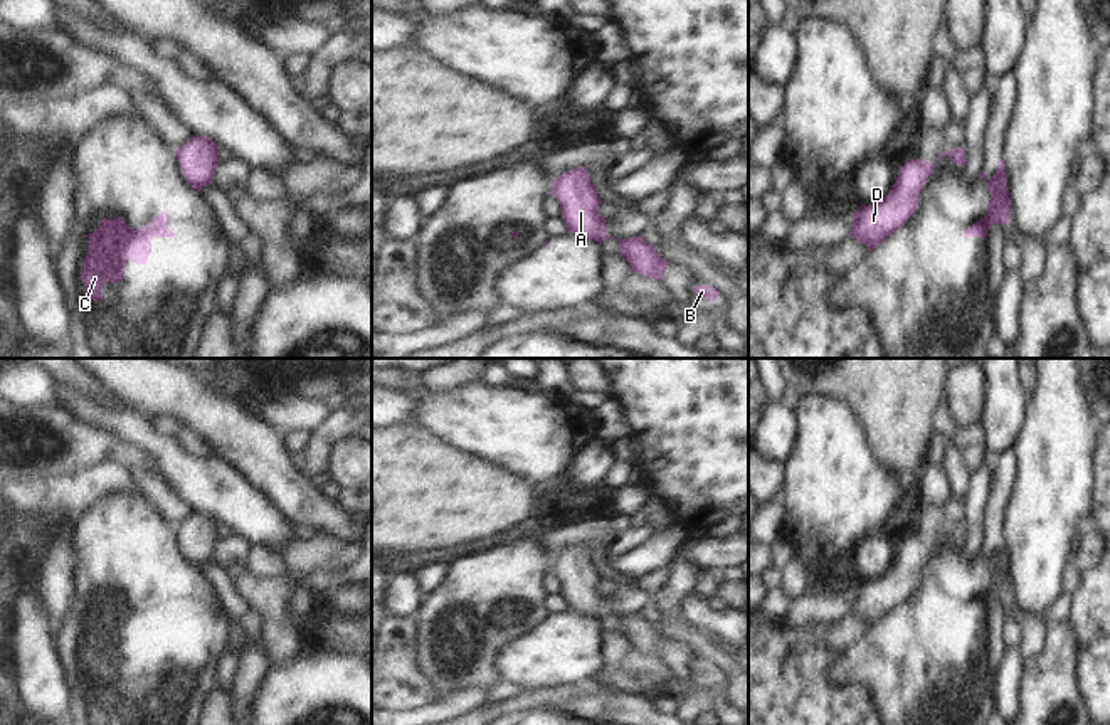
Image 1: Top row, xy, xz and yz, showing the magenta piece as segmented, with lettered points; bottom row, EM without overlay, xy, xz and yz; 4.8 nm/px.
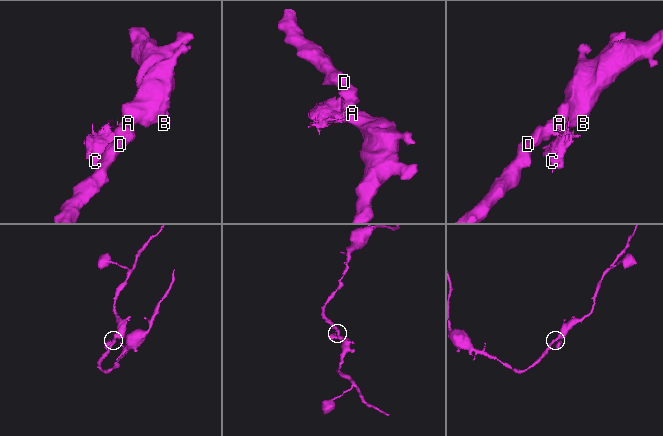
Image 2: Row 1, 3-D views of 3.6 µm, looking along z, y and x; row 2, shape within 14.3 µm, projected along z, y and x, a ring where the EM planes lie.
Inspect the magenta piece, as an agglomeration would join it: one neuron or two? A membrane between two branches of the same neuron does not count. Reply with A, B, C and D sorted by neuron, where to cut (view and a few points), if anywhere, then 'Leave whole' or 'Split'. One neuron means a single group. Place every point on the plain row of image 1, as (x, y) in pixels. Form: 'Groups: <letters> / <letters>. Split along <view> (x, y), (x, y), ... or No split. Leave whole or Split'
Groups: A B D / C. Split along xz (557, 557), (554, 571). Split.

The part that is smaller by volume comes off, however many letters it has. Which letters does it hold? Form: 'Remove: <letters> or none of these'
Remove: C.

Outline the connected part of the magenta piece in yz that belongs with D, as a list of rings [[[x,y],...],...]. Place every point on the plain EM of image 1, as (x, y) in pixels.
[[[923,537],[906,538],[890,570],[878,580],[863,582],[853,590],[849,614],[858,616],[870,627],[898,607],[915,590],[918,575],[935,540]]]

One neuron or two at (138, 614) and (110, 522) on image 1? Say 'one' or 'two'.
one

